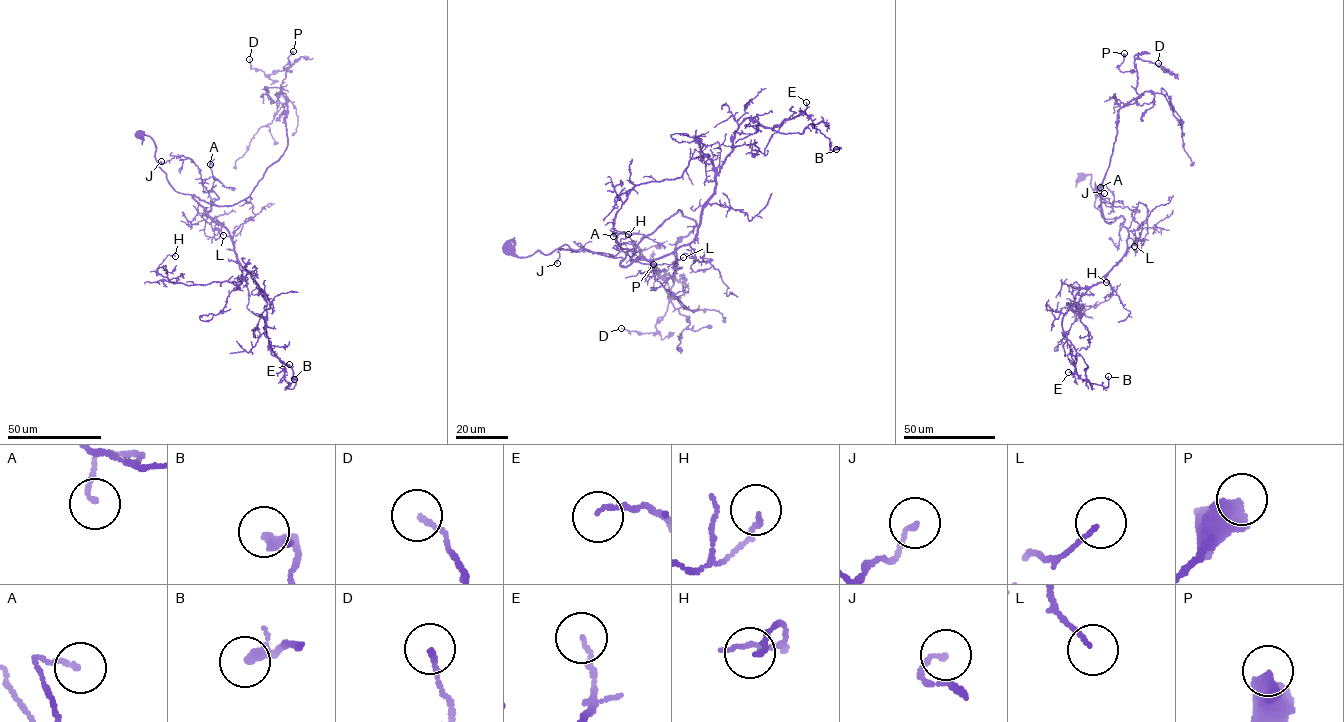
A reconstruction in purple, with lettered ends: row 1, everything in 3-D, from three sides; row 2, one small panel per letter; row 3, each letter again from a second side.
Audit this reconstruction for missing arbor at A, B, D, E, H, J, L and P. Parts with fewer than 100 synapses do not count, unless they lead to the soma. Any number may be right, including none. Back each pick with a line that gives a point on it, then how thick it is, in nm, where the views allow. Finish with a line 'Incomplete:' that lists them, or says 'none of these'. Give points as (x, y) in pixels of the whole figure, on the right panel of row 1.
Incomplete: none of these

